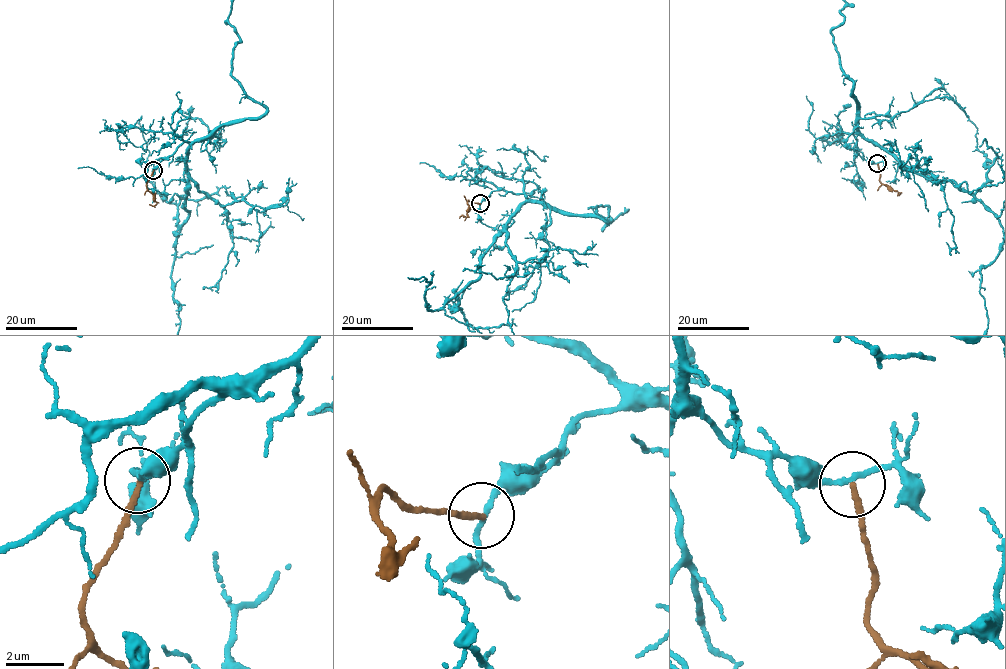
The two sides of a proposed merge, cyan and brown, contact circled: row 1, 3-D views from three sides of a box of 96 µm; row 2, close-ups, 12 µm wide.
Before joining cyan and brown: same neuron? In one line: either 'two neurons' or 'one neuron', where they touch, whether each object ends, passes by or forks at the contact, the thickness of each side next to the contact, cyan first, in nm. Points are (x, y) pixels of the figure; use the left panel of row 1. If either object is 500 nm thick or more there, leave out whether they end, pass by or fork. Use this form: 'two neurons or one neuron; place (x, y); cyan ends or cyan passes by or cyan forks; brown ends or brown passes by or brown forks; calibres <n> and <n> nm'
two neurons; place (153, 170); cyan passes by; brown ends; calibres 180 and 180 nm

